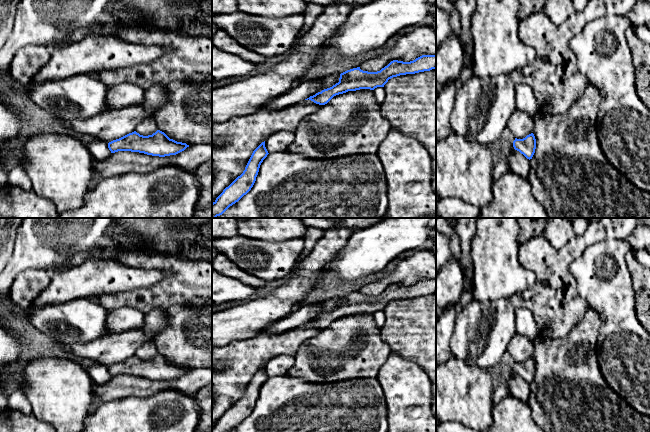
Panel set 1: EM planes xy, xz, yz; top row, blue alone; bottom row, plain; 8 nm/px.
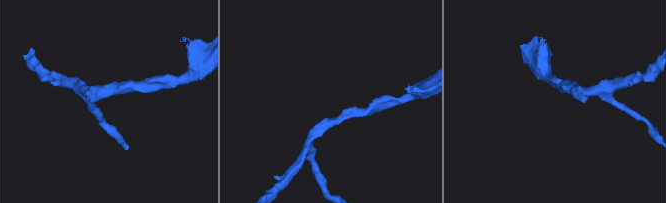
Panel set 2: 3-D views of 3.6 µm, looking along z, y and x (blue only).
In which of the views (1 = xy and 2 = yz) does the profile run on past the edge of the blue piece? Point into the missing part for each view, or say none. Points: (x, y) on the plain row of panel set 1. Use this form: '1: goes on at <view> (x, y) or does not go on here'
1: does not go on here
2: does not go on here

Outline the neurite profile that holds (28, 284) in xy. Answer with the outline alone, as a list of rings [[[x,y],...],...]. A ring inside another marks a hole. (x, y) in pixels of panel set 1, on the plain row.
[[[25,269],[17,274],[9,290],[9,299],[21,309],[27,308],[49,285],[51,275],[42,269]]]

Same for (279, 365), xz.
[[[278,355],[265,364],[265,371],[268,377],[287,375],[289,369],[294,365],[294,361],[294,356]]]

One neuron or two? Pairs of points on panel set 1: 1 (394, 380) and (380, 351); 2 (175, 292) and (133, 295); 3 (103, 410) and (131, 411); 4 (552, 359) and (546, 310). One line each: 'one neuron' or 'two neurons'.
1: two neurons
2: one neuron
3: one neuron
4: two neurons

